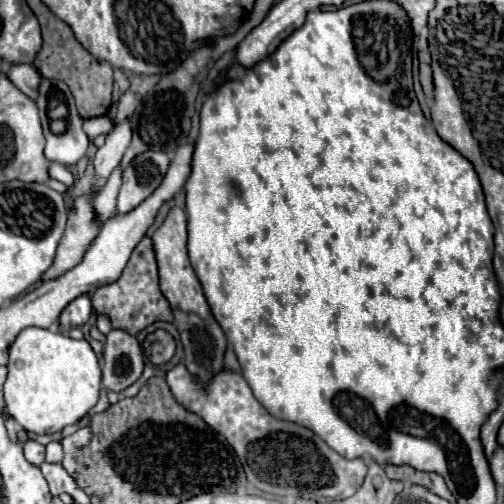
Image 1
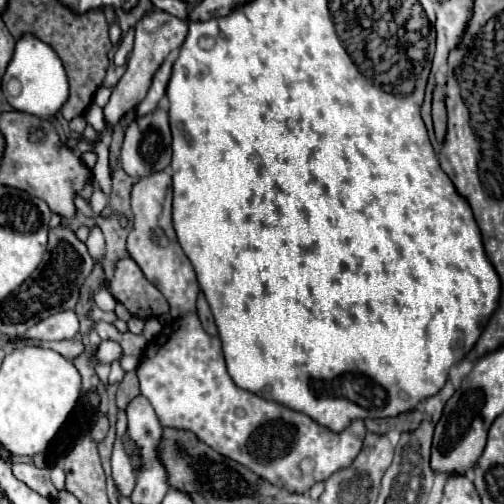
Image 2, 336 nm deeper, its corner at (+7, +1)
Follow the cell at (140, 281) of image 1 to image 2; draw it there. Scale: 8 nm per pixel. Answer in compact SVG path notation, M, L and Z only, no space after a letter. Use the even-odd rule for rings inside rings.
M131 257L117 263L115 279L109 283L109 291L119 303L133 311L131 315L135 317L147 319L149 313L151 317L159 317L169 311L169 303L161 291L145 279L139 265Z

